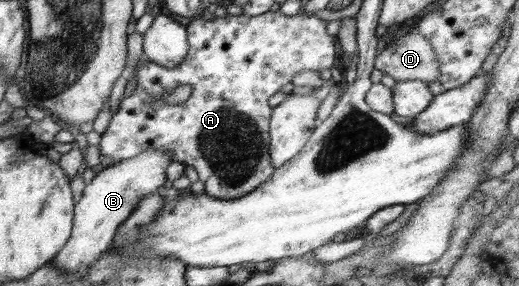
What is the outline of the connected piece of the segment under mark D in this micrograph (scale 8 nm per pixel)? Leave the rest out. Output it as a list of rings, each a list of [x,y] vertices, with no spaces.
[[[415,29],[390,41],[377,55],[373,67],[391,75],[396,82],[419,80],[427,83],[441,76],[441,63],[437,61],[432,42]]]

